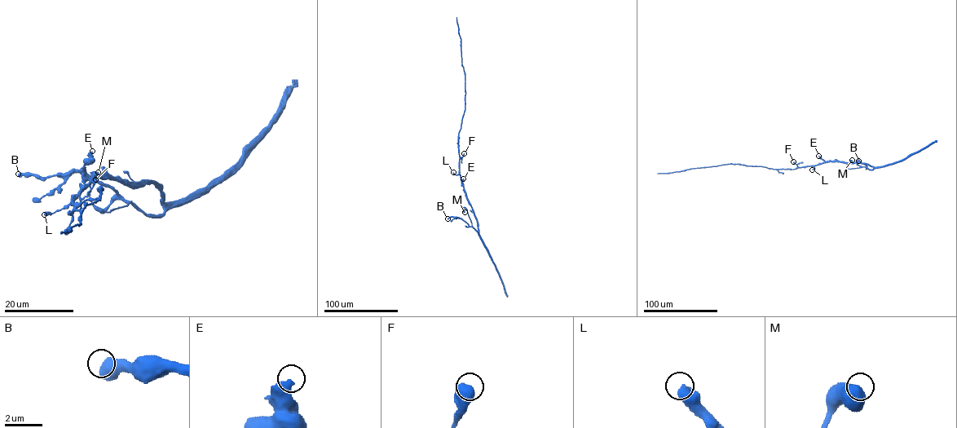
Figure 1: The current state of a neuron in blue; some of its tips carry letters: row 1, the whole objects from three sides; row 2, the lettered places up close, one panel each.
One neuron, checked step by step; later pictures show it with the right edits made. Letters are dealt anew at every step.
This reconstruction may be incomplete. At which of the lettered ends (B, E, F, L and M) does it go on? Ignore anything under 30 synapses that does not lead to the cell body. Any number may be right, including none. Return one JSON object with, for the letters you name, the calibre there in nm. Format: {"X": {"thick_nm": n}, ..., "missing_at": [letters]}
{"missing_at": []}

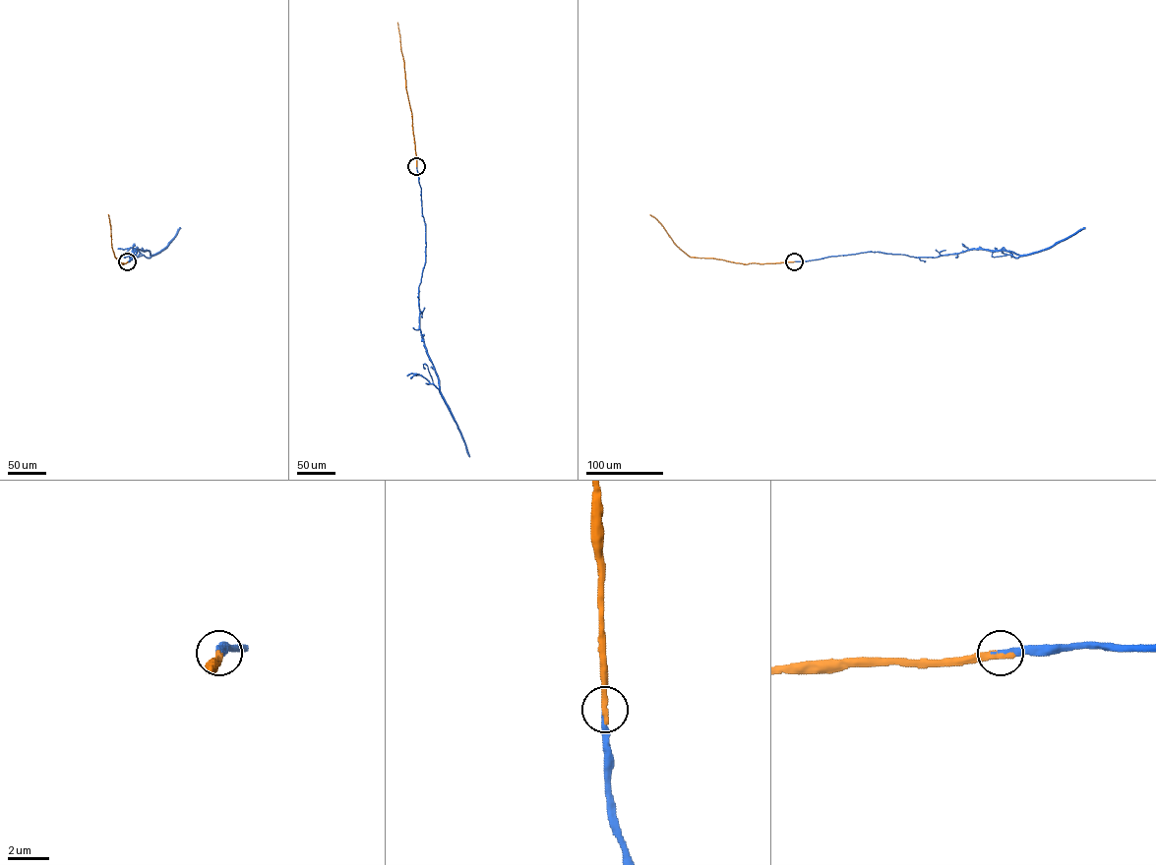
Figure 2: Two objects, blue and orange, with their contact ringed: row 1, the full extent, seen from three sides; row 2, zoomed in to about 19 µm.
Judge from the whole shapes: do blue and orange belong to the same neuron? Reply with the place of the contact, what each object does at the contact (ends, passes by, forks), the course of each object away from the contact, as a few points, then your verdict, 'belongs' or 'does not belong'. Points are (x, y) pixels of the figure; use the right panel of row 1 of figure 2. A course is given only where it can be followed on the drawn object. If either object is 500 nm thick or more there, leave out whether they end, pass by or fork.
place (794, 261); blue ends; orange ends; course blue (794, 261), (873, 252), (936, 257), (988, 249), (1021, 255), (1049, 248), (1084, 227); course orange (794, 261), (745, 264), (690, 257), (650, 214); belongs

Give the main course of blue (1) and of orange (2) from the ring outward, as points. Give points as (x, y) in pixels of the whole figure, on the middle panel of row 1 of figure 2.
1: (416, 166), (426, 245), (418, 289), (419, 327), (437, 375), (440, 393), (469, 456)
2: (416, 166), (397, 23)

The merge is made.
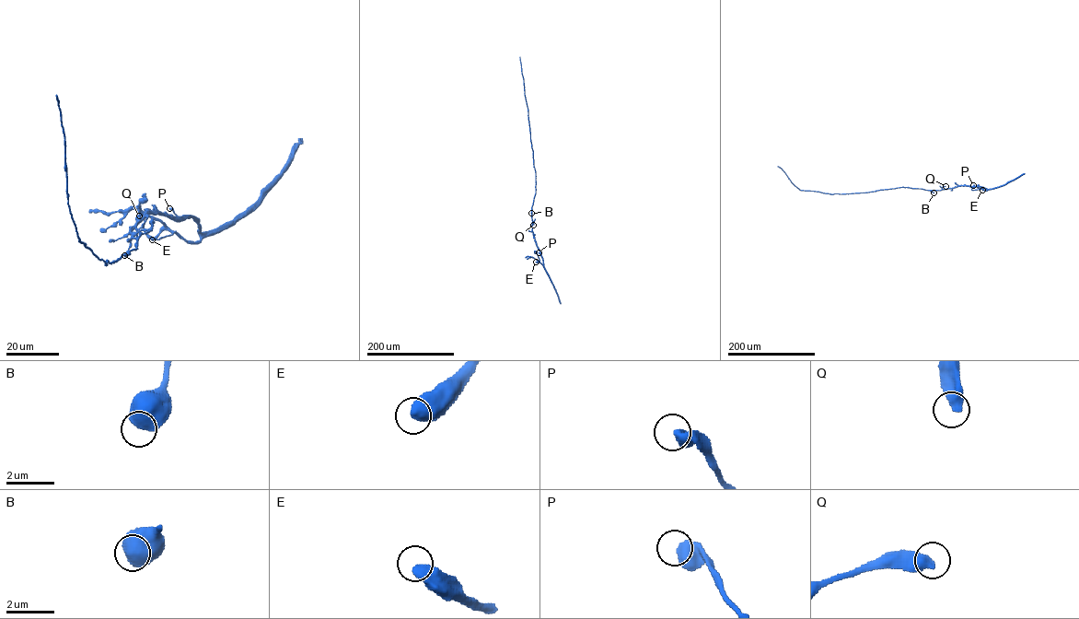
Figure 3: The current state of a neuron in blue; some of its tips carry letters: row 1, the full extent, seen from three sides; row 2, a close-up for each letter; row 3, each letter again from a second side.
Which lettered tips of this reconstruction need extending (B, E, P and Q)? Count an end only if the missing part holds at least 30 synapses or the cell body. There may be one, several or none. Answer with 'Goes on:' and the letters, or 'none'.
Goes on: none

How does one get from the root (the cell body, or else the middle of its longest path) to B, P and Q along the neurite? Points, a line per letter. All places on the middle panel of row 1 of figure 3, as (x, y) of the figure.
B: (536, 181), (531, 213)
P: (536, 181), (531, 216), (539, 252)
Q: (536, 181), (531, 208), (533, 225)

